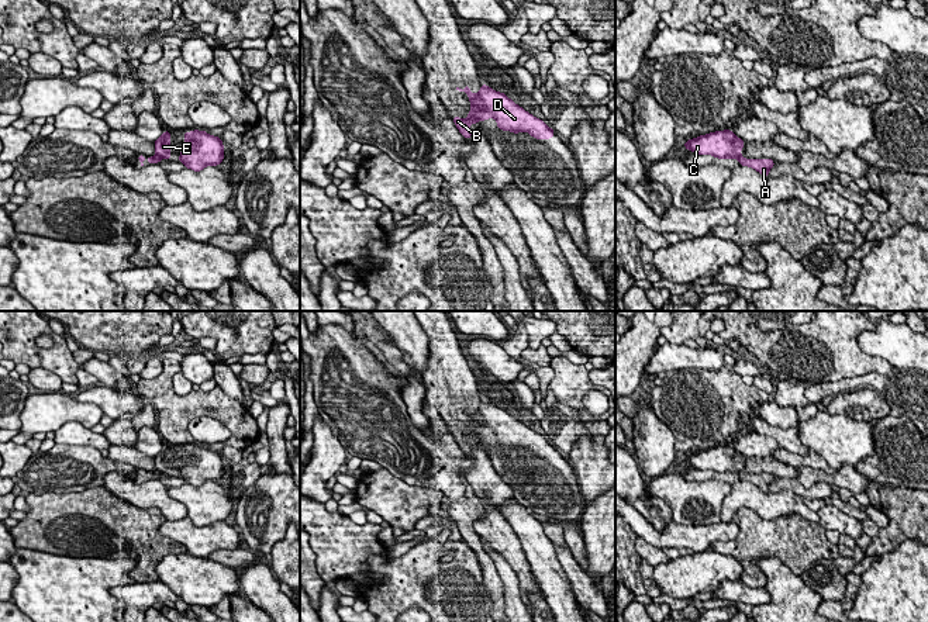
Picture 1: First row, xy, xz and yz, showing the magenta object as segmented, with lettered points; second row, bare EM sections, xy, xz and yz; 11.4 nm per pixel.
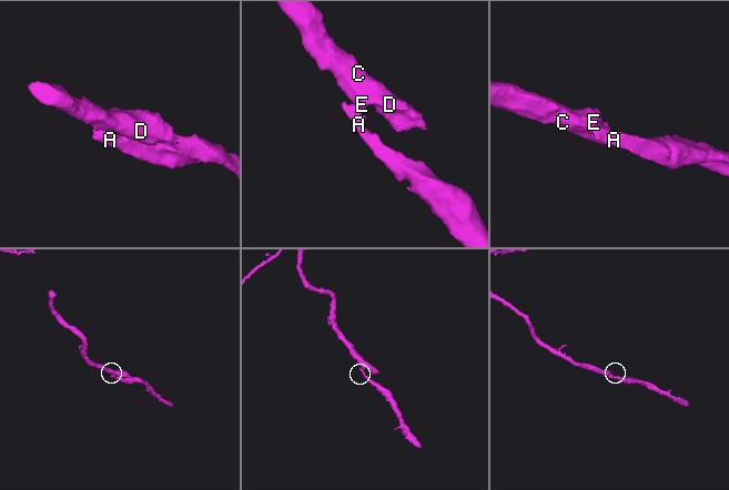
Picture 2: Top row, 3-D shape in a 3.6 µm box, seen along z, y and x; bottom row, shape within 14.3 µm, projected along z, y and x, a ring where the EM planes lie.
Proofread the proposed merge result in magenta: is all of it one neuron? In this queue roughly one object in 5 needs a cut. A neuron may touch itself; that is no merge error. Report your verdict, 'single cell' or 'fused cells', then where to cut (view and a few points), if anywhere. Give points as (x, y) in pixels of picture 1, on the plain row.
fused cells | xz (468, 431), (476, 436)

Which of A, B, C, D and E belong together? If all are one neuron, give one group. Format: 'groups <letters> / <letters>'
groups A B / C D E

